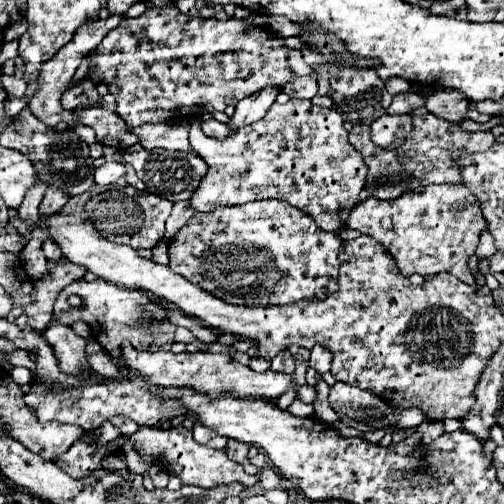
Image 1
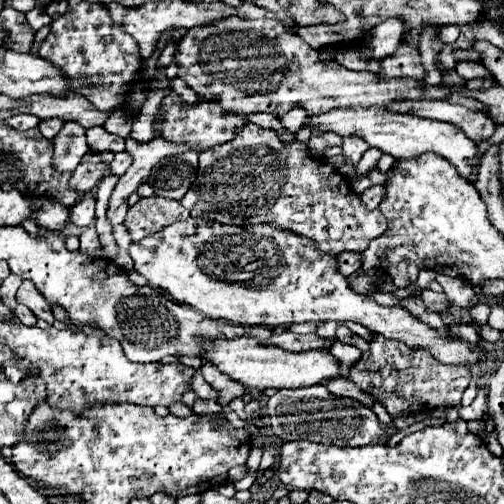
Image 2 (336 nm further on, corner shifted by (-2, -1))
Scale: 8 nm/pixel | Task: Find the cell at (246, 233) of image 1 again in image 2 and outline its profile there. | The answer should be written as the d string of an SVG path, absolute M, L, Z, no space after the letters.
M188 218L174 222L172 226L142 238L138 244L132 244L128 254L134 260L134 268L152 284L168 292L176 302L188 304L200 310L204 316L214 320L226 320L242 326L288 326L294 322L314 322L314 320L352 320L368 330L382 334L392 340L400 340L408 346L420 346L430 350L440 362L448 364L476 364L484 360L484 350L470 350L466 342L454 340L450 336L440 338L436 330L414 318L406 308L378 306L372 298L358 298L348 286L348 280L338 272L338 260L332 254L324 254L318 244L310 238L304 238L296 232L282 230L274 224L254 224L254 226L228 226L220 222L210 222L204 218Z

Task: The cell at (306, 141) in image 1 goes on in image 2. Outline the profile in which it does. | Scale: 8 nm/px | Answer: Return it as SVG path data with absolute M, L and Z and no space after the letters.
M246 124L234 140L226 142L226 144L220 144L220 146L214 146L210 150L204 150L200 152L200 168L198 168L198 178L196 182L190 186L190 190L186 192L186 196L180 200L180 204L184 208L190 210L192 216L198 216L198 218L208 218L208 220L216 220L216 222L222 222L222 224L236 224L236 226L246 226L246 224L260 224L260 222L272 222L284 230L296 230L296 234L300 236L306 236L310 240L314 240L318 244L320 250L328 252L328 254L340 254L344 250L352 250L352 252L364 252L370 244L372 238L384 234L386 230L386 218L380 210L368 210L362 202L360 202L360 196L354 194L354 190L350 188L350 184L346 182L344 176L340 176L336 172L336 168L328 162L324 162L322 158L316 158L316 156L310 156L310 150L308 150L308 144L306 142L300 142L300 140L292 140L292 142L284 142L280 140L278 132L272 130L272 128L262 128L262 126L256 126L256 124Z

